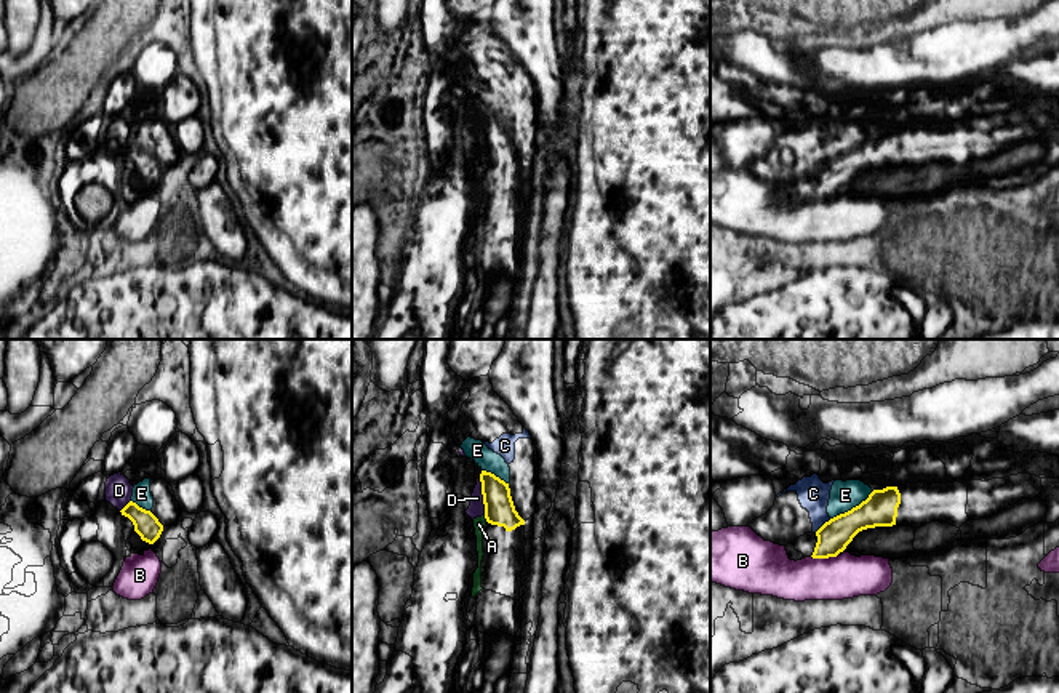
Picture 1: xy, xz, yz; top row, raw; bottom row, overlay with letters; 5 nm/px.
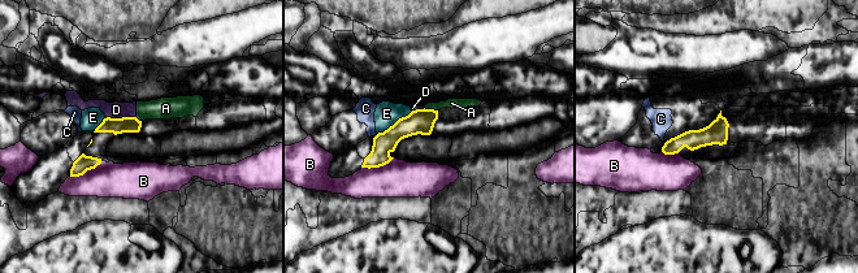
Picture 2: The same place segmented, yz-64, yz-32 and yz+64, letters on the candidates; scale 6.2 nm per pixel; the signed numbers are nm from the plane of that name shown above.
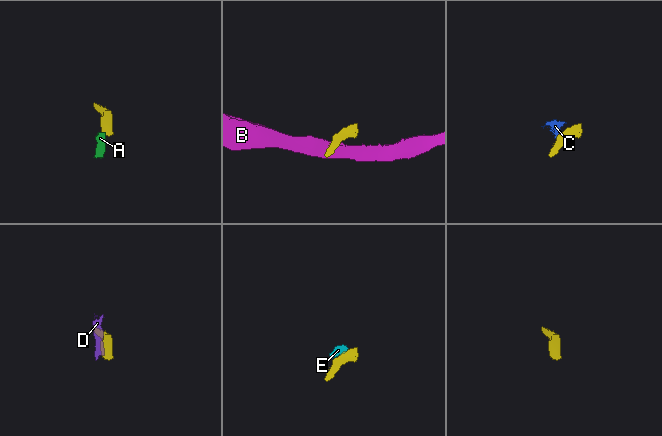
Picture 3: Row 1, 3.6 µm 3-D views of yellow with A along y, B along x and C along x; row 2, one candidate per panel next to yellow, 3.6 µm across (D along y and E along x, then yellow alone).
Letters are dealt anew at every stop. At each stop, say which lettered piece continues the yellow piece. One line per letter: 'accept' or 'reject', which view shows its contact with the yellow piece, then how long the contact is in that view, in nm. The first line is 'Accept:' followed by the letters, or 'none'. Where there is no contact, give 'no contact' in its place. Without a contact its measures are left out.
Accept: none
A: reject; meets yellow in xz; contact 40 nm long
B: reject; meets yellow in yz; contact 140 nm long
C: reject; meets yellow in yz; contact 110 nm long
D: reject; meets yellow in xz; contact 190 nm long
E: reject; meets yellow in yz; contact 260 nm long

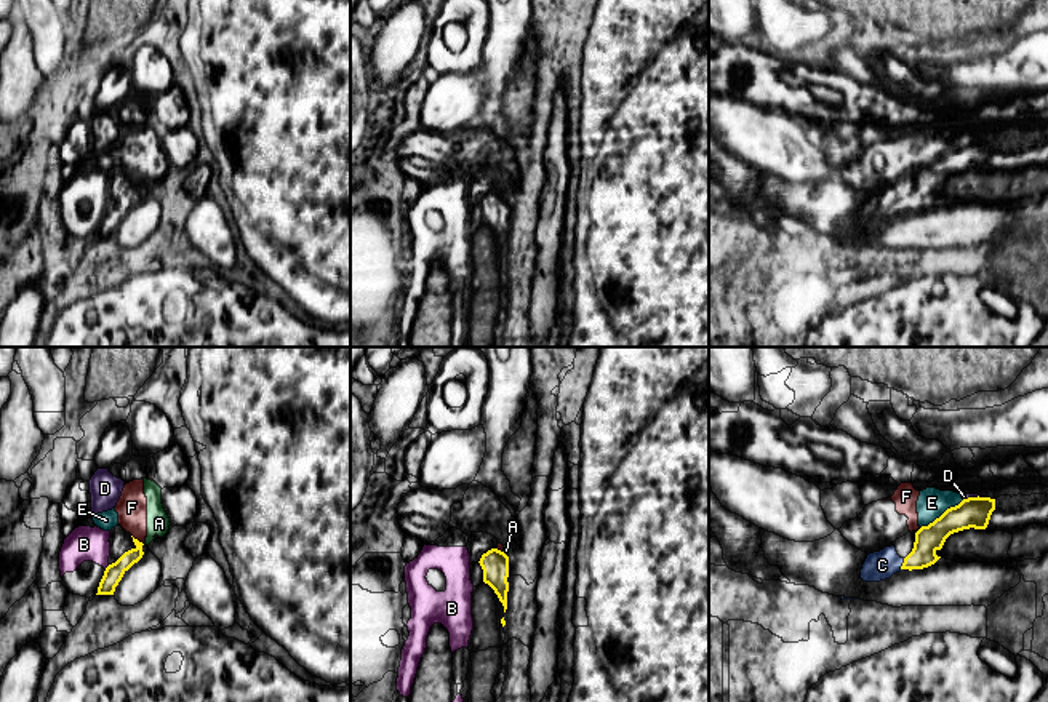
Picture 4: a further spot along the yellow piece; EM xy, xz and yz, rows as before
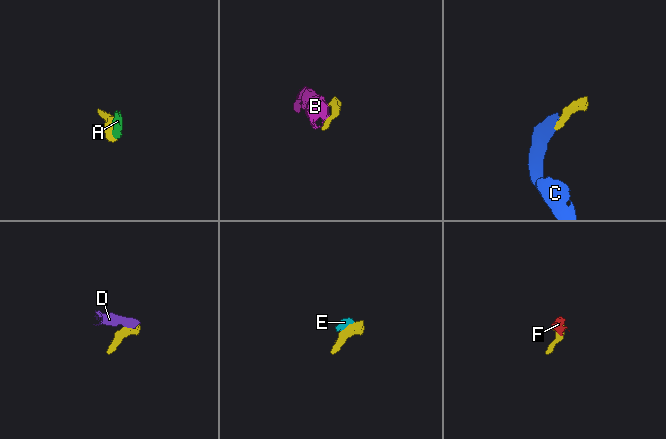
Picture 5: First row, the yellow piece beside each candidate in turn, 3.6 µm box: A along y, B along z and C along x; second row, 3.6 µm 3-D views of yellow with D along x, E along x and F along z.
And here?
Accept: C
A: reject; meets yellow in xz; contact 40 nm long
B: reject; meets yellow in xy; contact 40 nm long
C: accept; meets yellow in yz; contact 60 nm long
D: reject; meets yellow in yz; contact 80 nm long
E: reject; meets yellow in yz; contact 260 nm long
F: reject; meets yellow in xy; contact 80 nm long

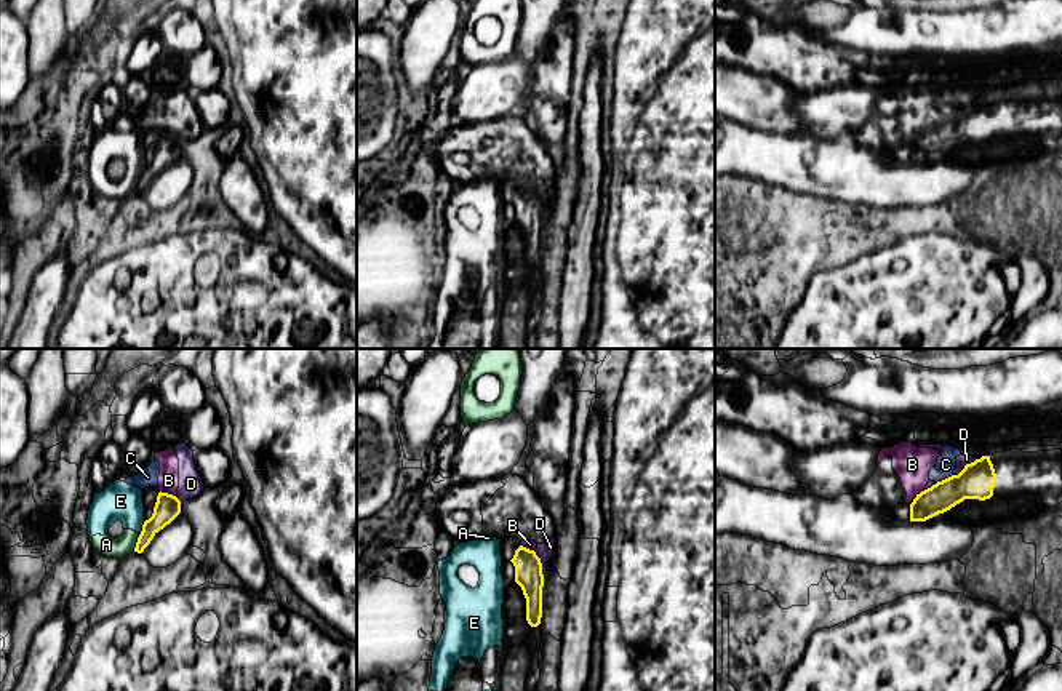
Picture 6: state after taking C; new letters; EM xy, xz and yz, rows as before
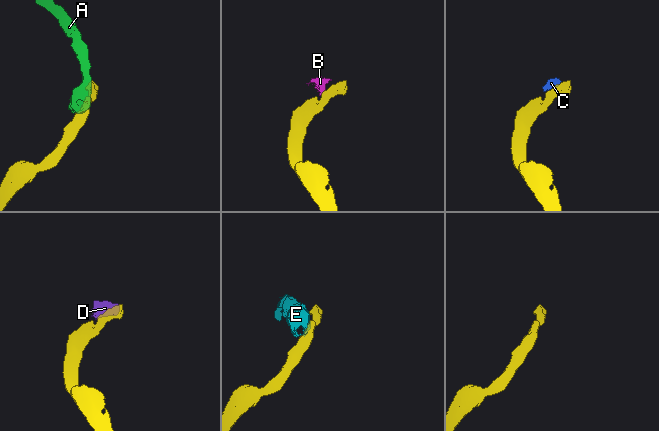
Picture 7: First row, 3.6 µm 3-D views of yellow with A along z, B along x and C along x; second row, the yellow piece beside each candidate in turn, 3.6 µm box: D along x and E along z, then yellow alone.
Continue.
Accept: none
A: reject; meets yellow in xy; contact 90 nm long
B: reject; meets yellow in yz; contact 110 nm long
C: reject; meets yellow in yz; contact 100 nm long
D: reject; meets yellow in yz; contact 150 nm long
E: reject; meets yellow in xy; contact 80 nm long

